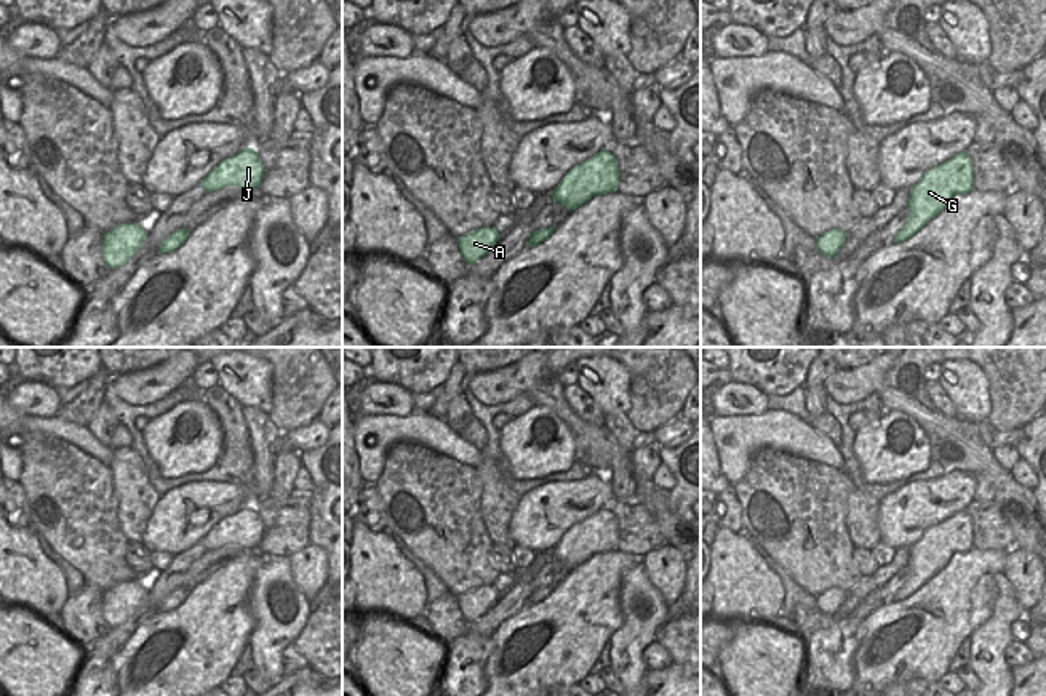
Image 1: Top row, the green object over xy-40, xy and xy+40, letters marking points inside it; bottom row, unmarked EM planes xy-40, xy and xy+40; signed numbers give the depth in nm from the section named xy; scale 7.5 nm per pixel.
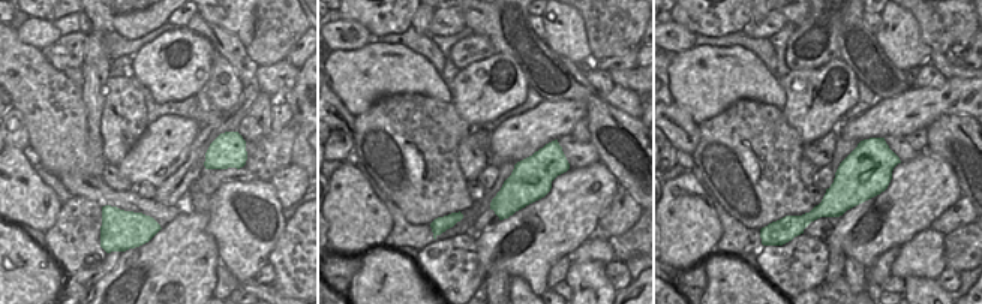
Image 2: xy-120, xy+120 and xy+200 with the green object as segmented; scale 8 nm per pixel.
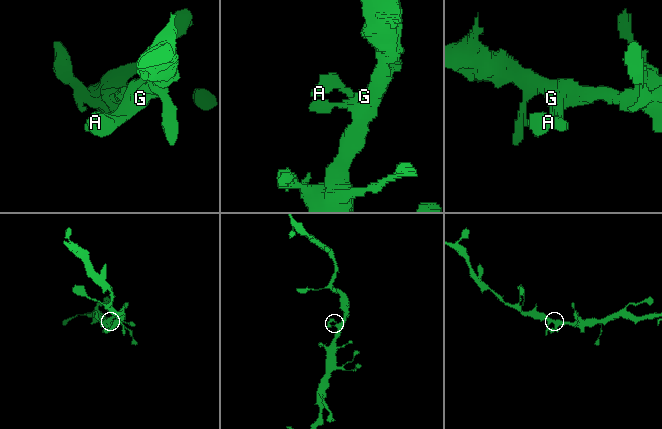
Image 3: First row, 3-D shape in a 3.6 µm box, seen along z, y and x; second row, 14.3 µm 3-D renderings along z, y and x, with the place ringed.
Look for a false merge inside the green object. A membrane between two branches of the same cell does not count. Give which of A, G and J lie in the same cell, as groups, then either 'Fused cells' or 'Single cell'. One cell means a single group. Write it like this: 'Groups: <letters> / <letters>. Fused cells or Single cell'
Groups: A G J. Single cell

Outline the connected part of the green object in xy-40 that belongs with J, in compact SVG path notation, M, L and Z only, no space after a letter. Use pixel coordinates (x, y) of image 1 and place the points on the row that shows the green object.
M245 147L237 155L222 160L202 181L208 192L237 186L246 192L259 190L264 165L254 147Z

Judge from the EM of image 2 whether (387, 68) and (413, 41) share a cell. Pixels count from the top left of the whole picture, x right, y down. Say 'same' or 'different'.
different

